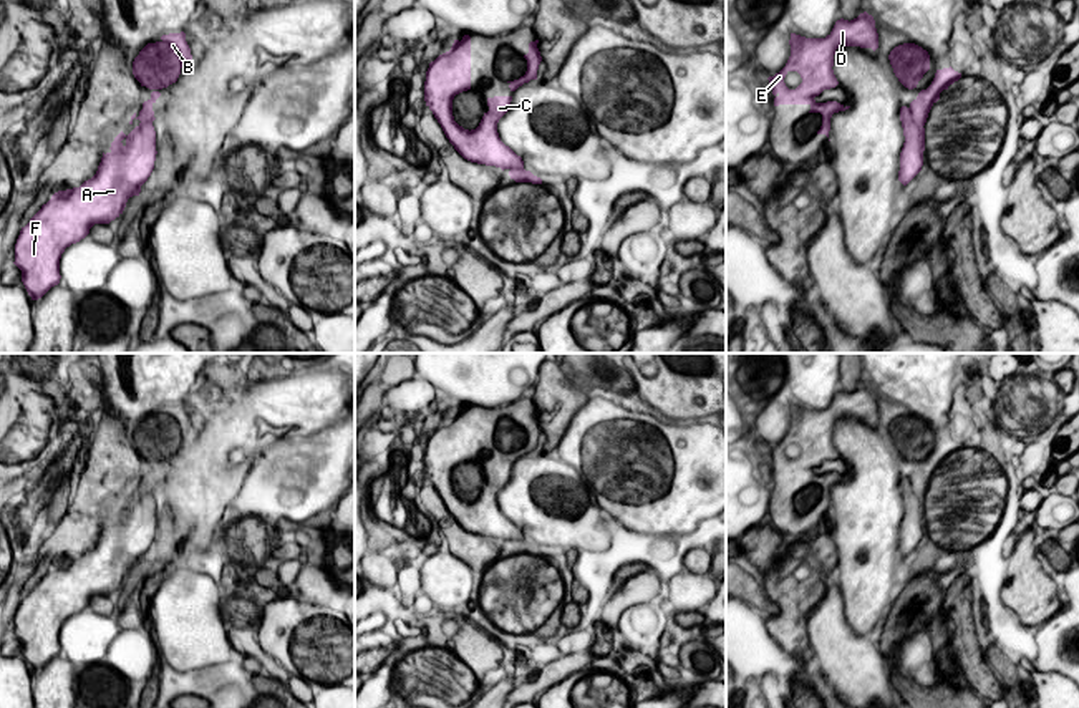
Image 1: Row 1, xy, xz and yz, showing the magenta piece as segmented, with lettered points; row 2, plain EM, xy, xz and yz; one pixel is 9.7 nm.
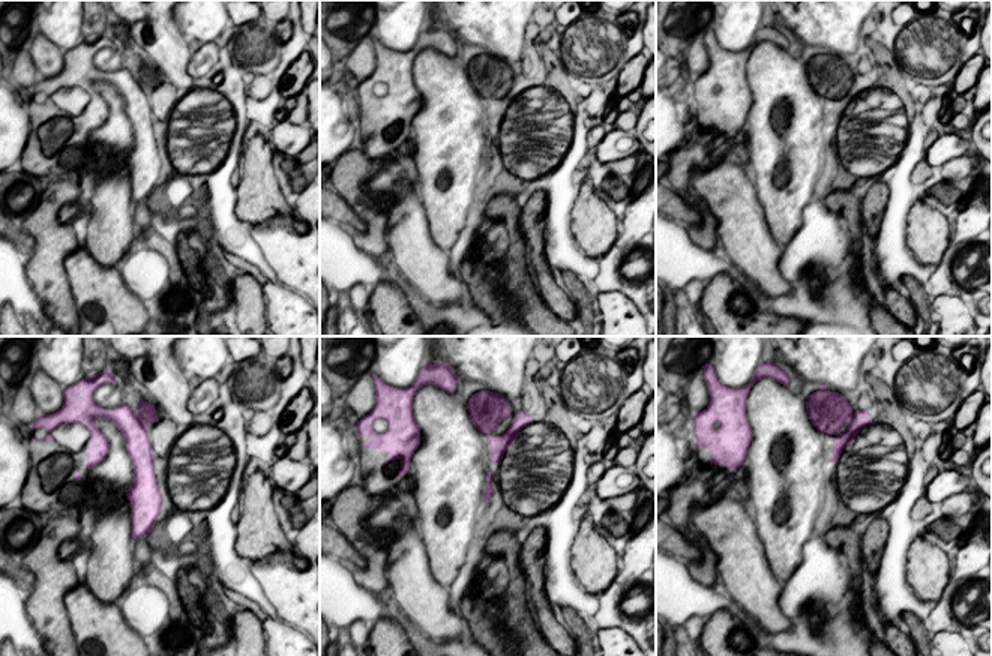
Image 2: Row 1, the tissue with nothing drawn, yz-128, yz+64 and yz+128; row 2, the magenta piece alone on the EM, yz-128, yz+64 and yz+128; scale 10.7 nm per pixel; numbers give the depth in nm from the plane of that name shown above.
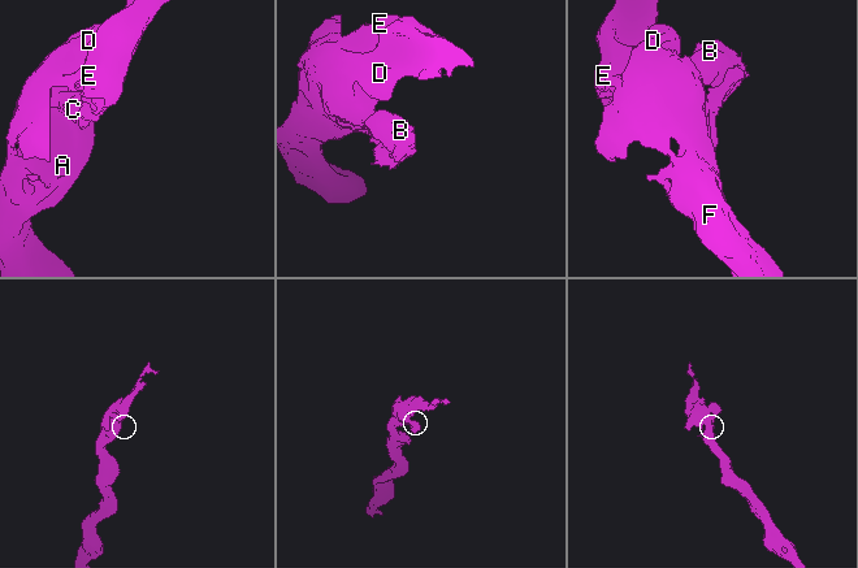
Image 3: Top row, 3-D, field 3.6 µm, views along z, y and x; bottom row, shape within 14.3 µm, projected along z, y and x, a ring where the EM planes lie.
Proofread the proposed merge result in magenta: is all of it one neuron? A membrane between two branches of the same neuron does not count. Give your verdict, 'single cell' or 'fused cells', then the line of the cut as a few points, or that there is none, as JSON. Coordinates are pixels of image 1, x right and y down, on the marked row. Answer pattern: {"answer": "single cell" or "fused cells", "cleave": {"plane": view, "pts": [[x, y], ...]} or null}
{"answer": "fused cells", "cleave": {"plane": "yz", "pts": [[909, 108], [914, 123], [924, 133]]}}

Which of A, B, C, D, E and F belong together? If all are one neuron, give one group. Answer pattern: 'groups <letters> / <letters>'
groups A C D E F / B

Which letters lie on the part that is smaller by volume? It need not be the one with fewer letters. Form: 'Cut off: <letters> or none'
Cut off: B

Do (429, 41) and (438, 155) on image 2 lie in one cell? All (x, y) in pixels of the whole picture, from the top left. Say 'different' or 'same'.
different

